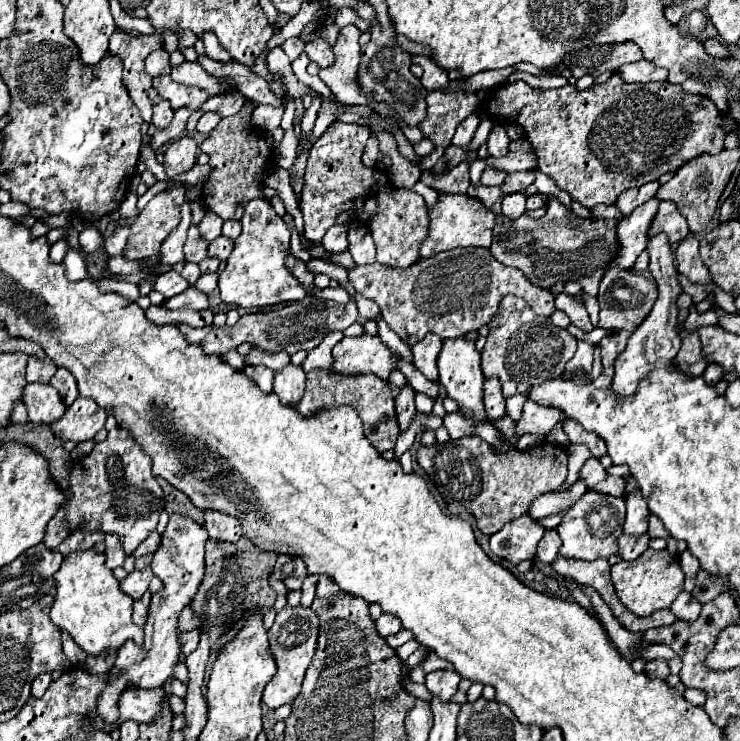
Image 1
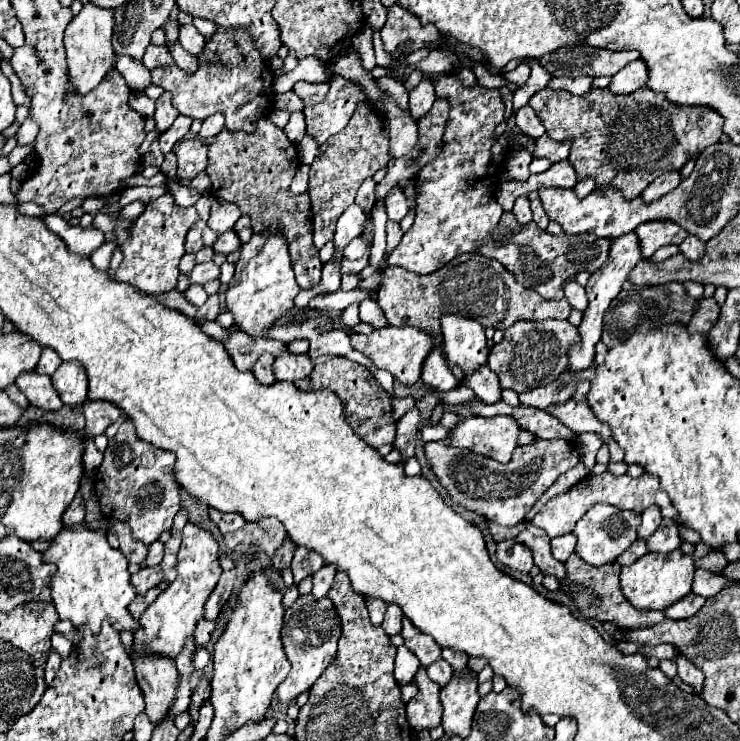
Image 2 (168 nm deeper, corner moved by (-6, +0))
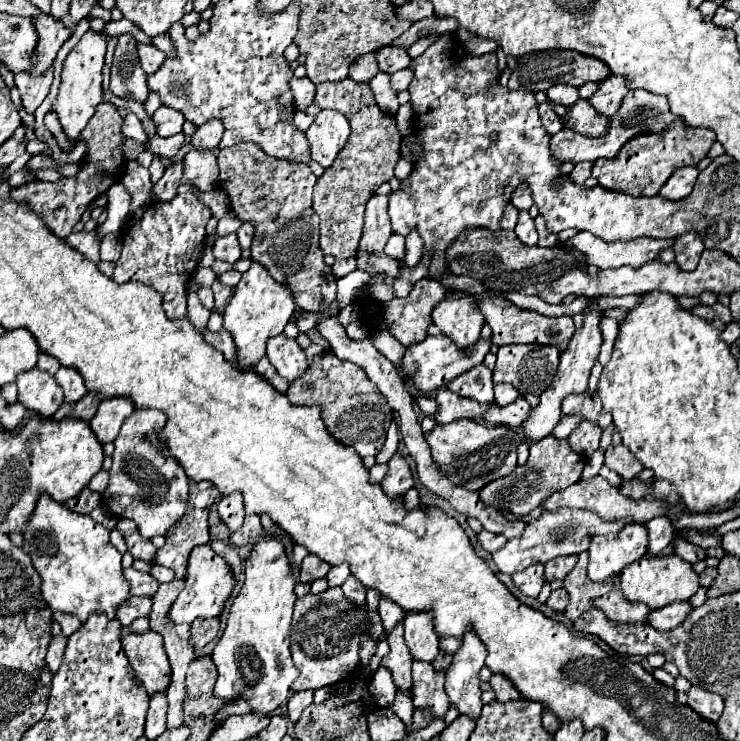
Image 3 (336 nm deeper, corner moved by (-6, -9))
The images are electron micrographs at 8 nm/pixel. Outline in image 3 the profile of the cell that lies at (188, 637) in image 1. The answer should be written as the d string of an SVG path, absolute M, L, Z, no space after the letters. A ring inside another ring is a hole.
M196 618L190 628L190 644L196 650L204 648L206 644L210 644L216 638L218 628L220 628L218 618Z

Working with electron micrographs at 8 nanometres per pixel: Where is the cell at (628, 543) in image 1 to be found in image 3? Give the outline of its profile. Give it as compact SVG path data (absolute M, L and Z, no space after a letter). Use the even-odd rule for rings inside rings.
M674 538L672 544L676 546L676 554L682 556L682 560L686 560L686 562L690 562L690 564L696 564L696 562L708 558L708 556L706 556L706 548L694 546L694 544L690 544L690 542L682 540L682 538Z

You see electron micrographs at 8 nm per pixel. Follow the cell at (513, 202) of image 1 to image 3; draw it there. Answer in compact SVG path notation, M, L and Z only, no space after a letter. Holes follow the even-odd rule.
M520 212L518 224L516 224L516 236L520 238L520 242L524 242L526 246L536 246L538 242L538 232L534 228L534 220L530 218L528 212Z

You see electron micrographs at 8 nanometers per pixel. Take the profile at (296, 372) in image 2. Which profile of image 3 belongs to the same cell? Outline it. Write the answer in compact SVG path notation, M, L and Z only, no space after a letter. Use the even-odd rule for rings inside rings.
M284 334L268 340L268 358L278 374L288 382L300 378L308 368L304 350L296 344L294 338L286 338Z

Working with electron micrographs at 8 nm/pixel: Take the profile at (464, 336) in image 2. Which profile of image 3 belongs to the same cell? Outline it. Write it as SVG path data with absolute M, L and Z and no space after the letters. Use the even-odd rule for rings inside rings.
M450 292L446 294L438 304L436 308L432 310L432 320L434 324L440 328L442 334L450 336L452 342L464 350L472 348L476 344L476 340L480 338L480 330L484 326L484 316L480 312L480 308L476 306L476 300L472 300L472 296L464 294L464 292Z

